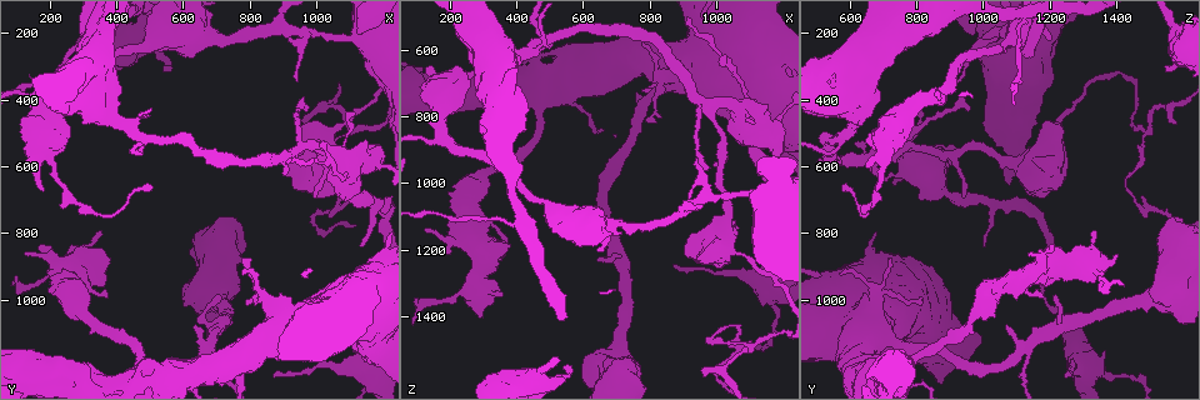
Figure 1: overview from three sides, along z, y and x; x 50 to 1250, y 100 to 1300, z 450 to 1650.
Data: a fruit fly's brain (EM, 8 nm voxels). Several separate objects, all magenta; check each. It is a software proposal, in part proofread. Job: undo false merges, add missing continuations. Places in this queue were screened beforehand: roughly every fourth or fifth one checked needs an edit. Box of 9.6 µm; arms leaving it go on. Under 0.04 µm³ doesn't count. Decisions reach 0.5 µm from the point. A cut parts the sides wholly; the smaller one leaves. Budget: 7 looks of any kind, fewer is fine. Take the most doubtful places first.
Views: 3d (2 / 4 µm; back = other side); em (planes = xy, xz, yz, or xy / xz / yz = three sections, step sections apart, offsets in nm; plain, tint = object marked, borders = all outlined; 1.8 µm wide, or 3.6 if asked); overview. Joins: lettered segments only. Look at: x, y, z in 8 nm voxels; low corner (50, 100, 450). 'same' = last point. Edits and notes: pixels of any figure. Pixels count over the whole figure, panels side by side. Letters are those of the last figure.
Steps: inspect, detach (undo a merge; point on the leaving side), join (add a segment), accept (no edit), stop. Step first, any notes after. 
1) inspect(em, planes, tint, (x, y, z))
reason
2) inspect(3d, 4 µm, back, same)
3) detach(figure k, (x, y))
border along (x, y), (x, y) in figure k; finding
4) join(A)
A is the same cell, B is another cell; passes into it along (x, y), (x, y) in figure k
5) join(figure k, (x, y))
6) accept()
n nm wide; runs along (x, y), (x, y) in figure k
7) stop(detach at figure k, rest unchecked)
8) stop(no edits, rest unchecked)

inspect(3d, 4 µm, (260, 910, 1330))
thick turns thin

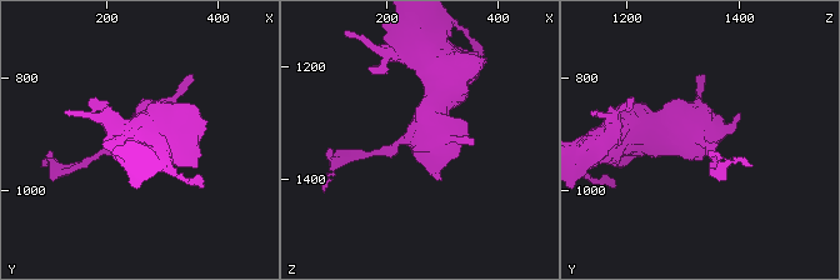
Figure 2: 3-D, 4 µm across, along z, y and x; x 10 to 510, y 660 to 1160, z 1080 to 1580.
inspect(em, 3.6 µm, xz, step 16, tint, (260, 905, 1330))

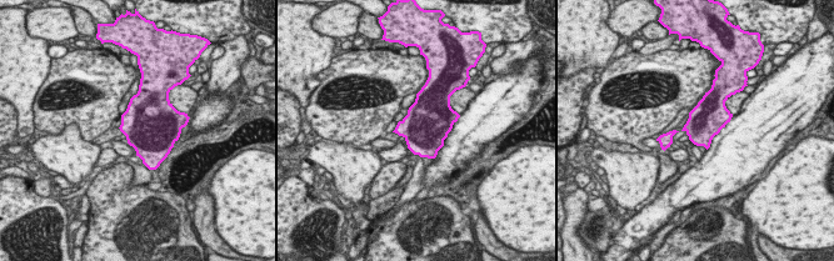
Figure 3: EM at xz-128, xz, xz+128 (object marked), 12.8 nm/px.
inspect(em, 3.6 µm, planes, borders, same)
another direction

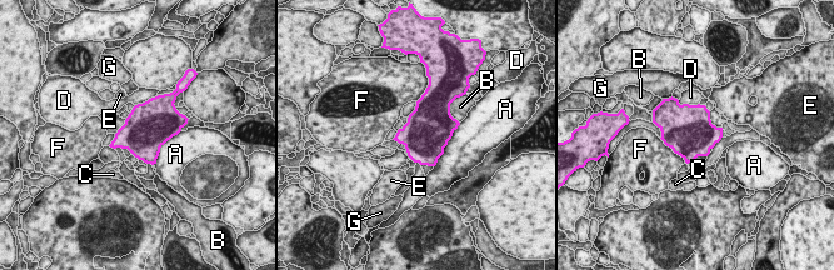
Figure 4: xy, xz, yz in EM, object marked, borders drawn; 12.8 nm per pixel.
accept()
A touches over 650 nm; A, B, C, D, E, F and G are other cells; all the same cell

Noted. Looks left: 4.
inspect(3d, 4 µm, (900, 170, 1090))
abrupt turn

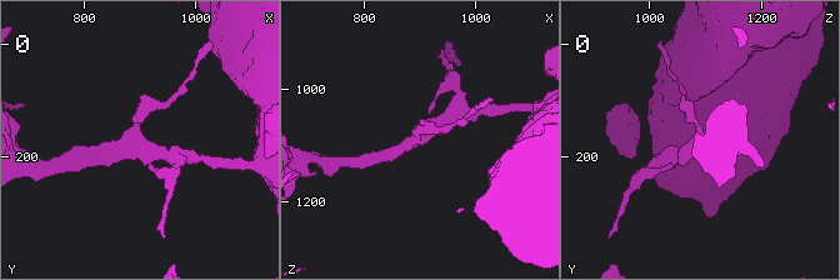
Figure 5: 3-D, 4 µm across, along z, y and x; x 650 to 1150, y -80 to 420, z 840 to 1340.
inspect(em, xz, step 8, tint, (900, 180, 1085))
3 arms; arms of 170, 220, 240 nm; need the tissue

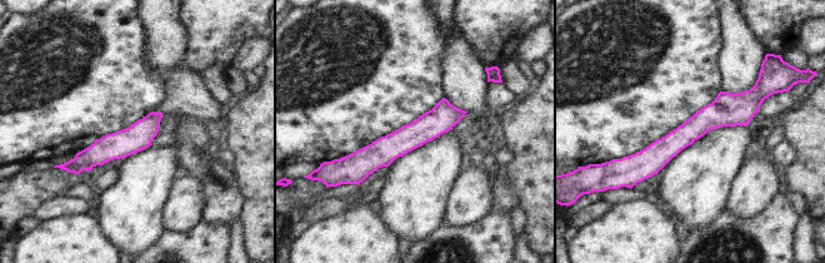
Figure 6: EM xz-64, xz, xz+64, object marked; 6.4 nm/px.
inspect(em, planes, borders, same)

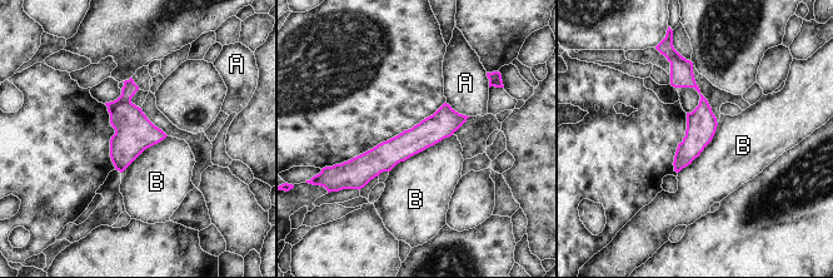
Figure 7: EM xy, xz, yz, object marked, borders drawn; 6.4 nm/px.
accept()
180 nm wide; A and B are other cells; border along (452, 134), (400, 160), (389, 172) in figure 7; continuous, no second cell

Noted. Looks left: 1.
stop(no edits, rest unchecked)

